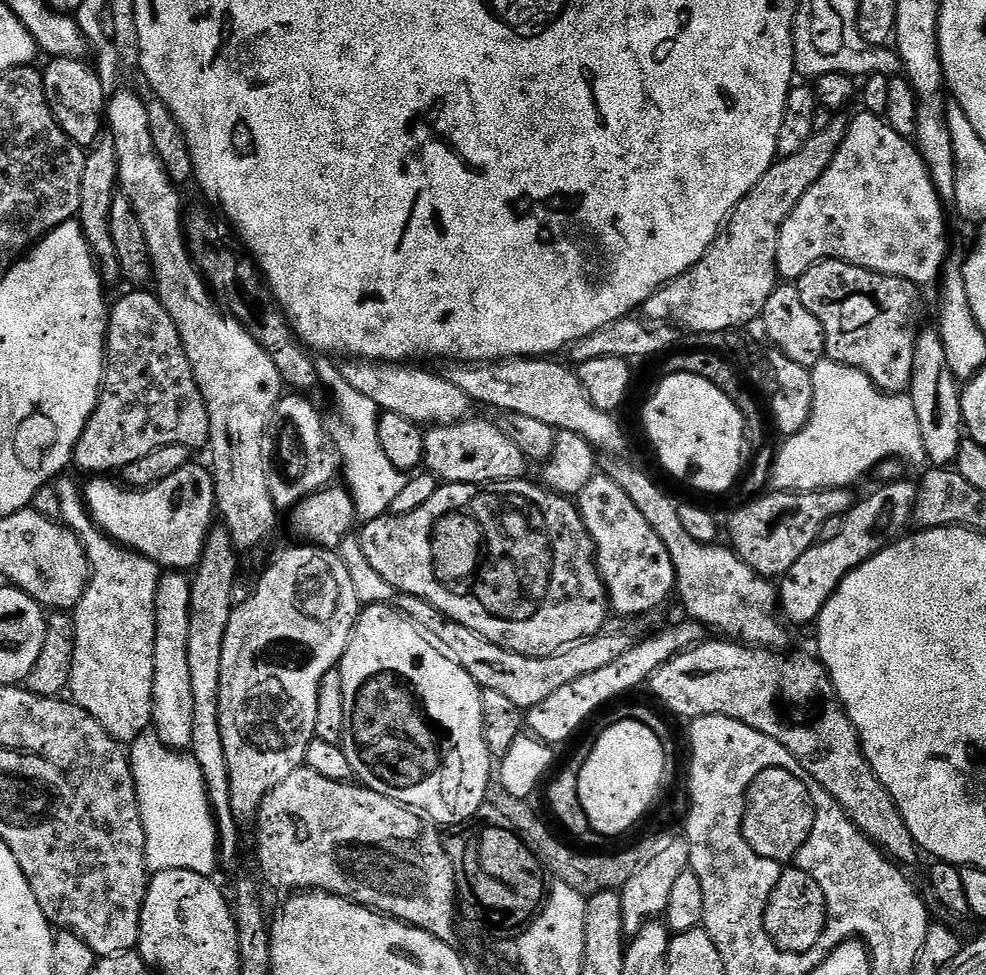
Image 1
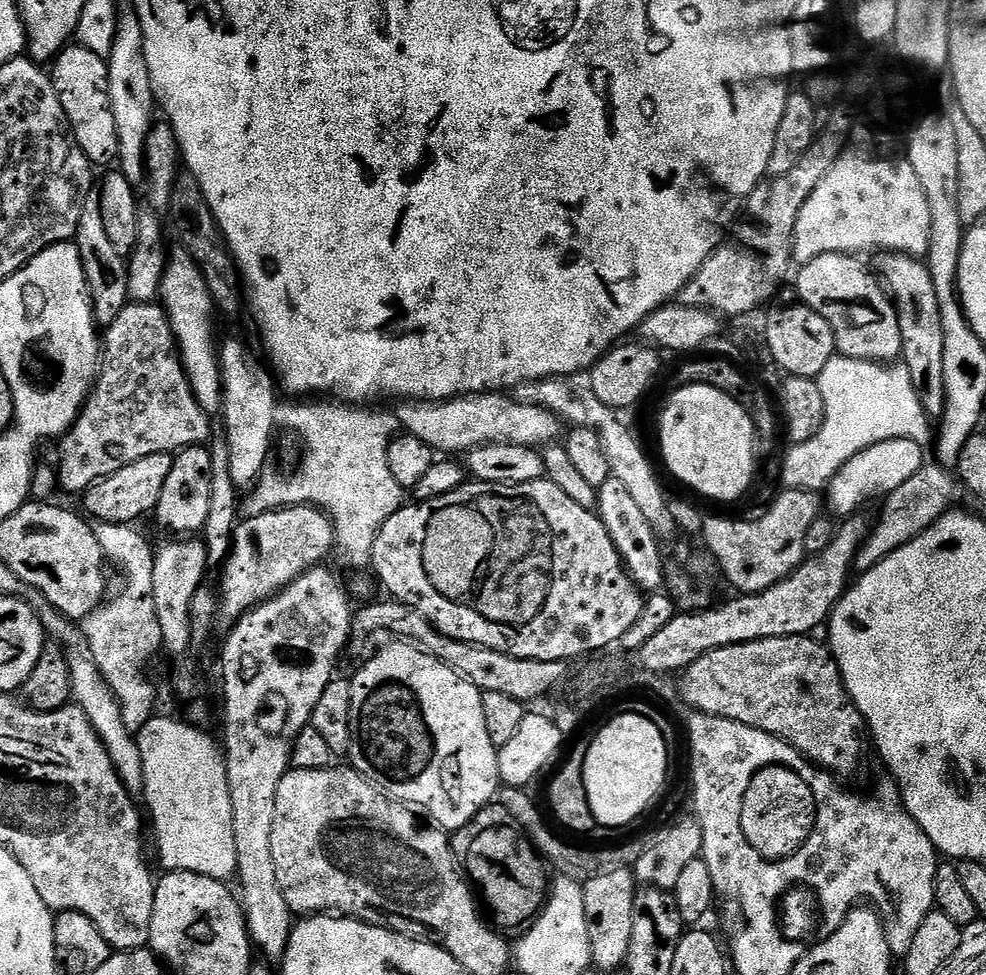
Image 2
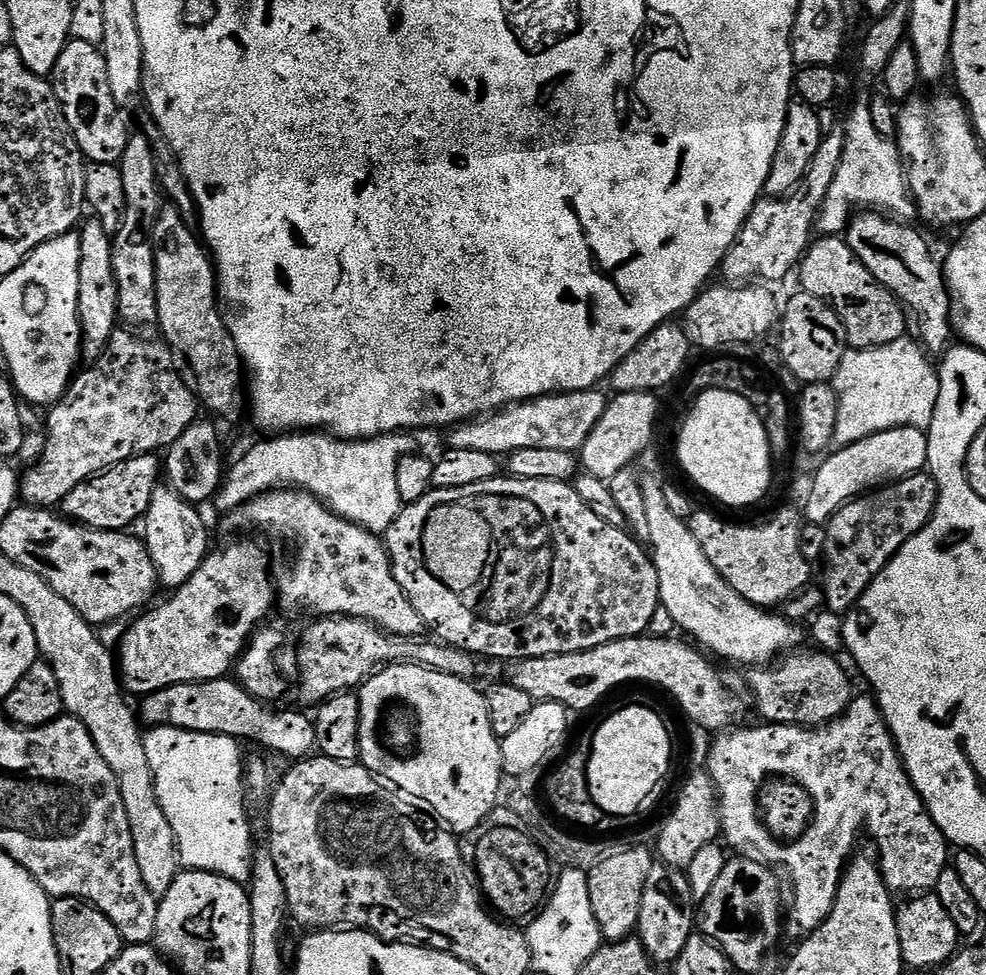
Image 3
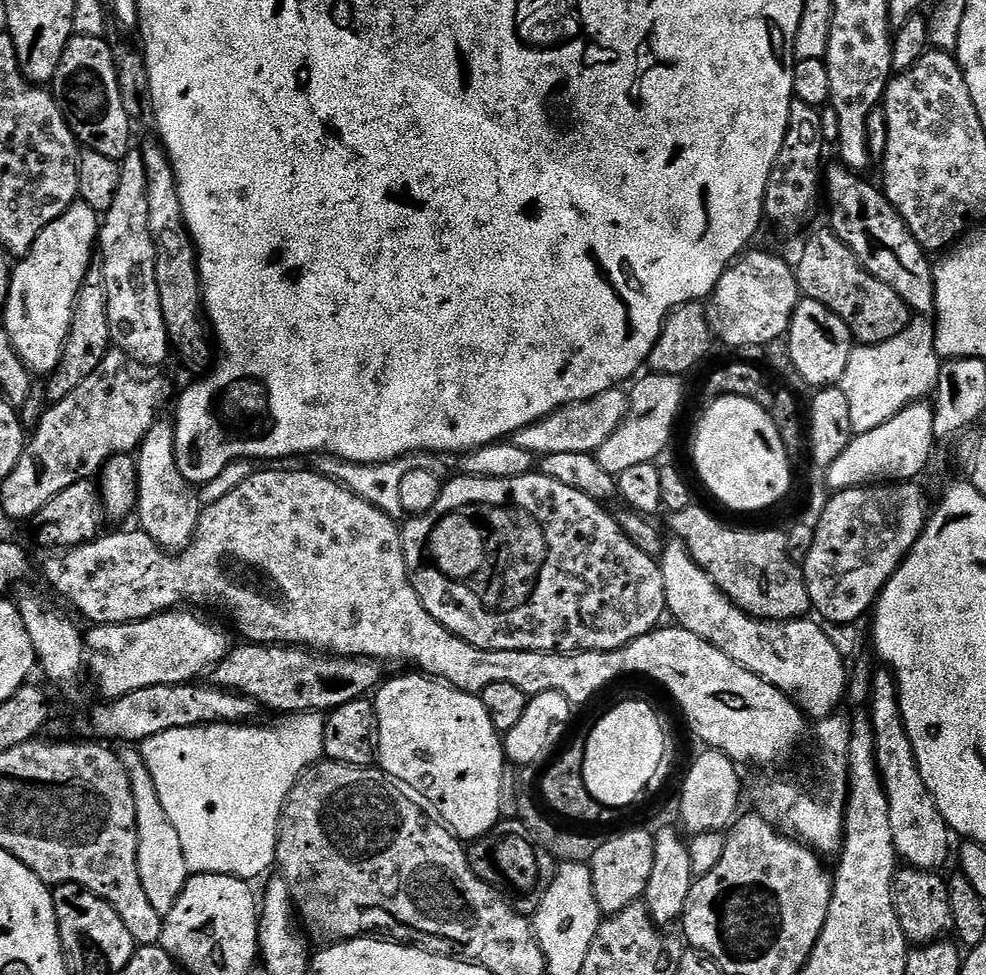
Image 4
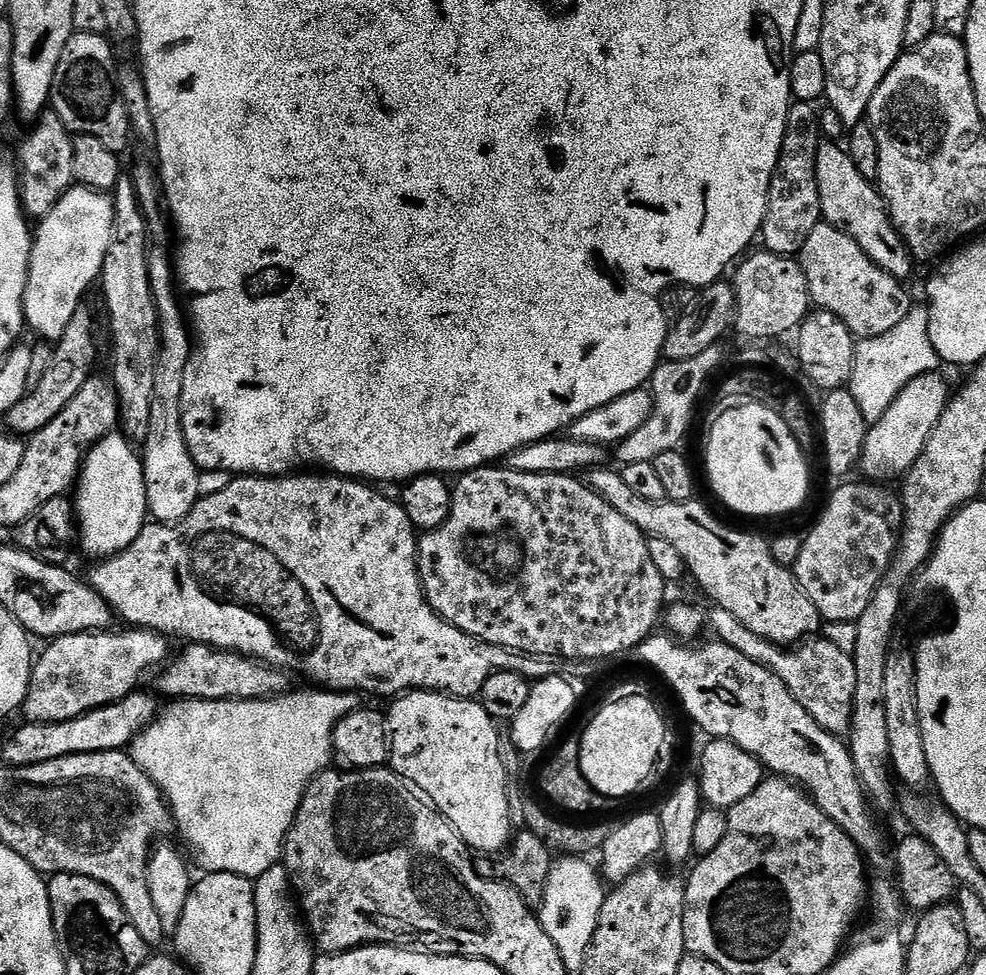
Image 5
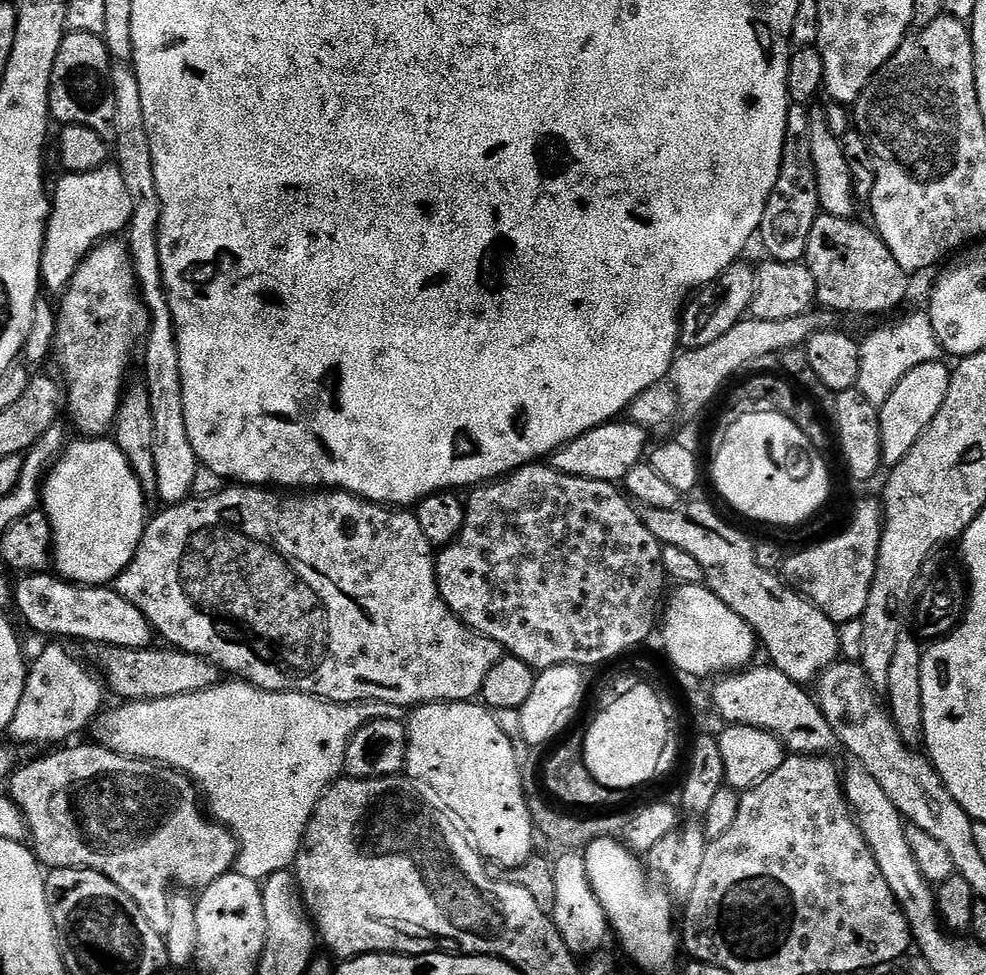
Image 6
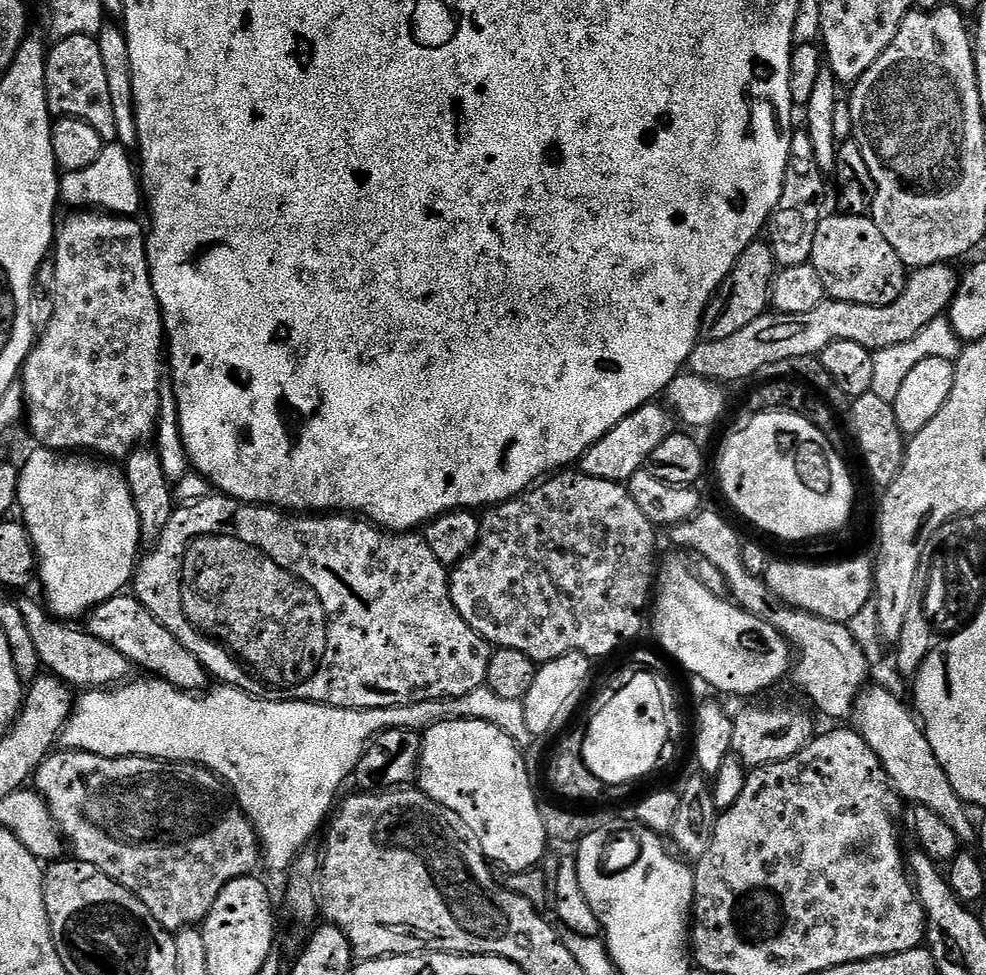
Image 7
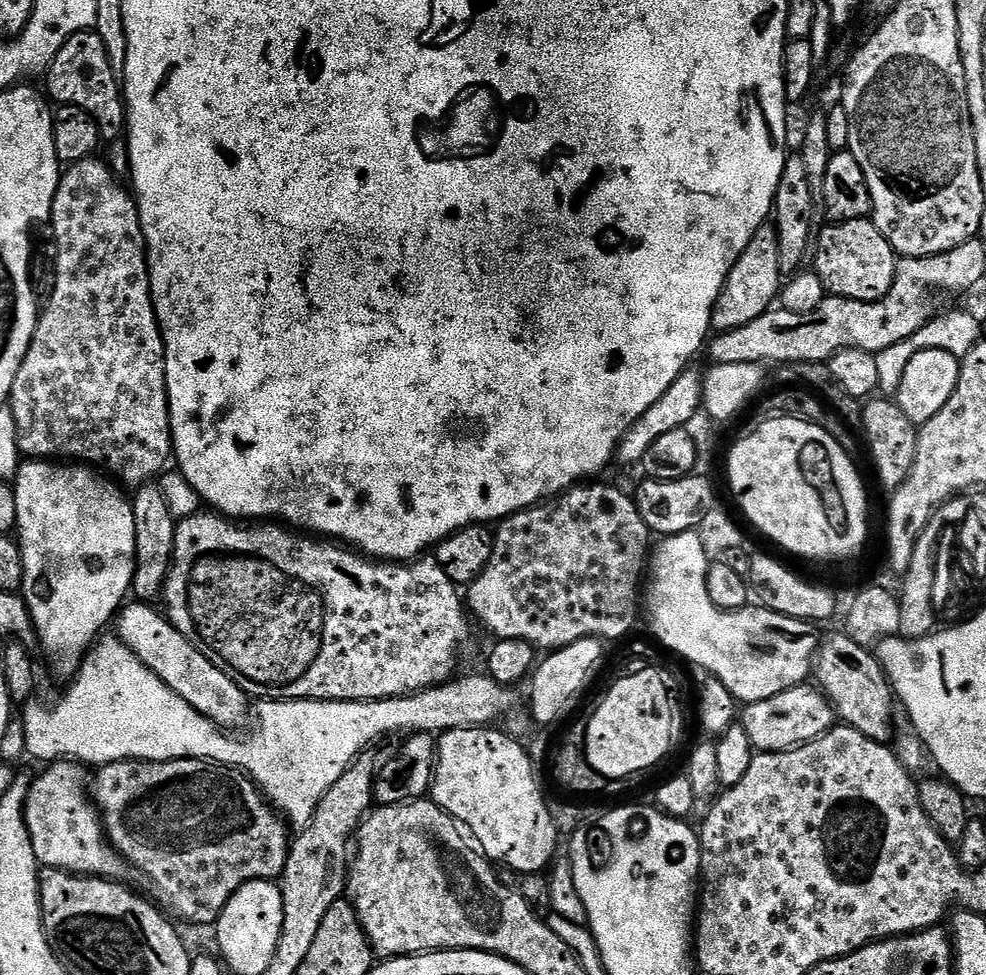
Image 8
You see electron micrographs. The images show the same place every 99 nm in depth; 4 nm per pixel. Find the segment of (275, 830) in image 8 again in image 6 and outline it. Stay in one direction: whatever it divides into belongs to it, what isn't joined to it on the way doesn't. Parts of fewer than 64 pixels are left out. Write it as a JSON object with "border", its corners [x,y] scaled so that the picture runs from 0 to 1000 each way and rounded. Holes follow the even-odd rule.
{"border":[[[97,761],[85,763],[82,767],[69,766],[73,765],[65,765],[60,769],[50,770],[53,771],[50,775],[45,775],[42,779],[32,779],[29,784],[27,781],[12,793],[11,799],[6,804],[7,815],[20,828],[20,834],[24,836],[26,853],[30,858],[30,869],[37,875],[37,881],[49,892],[54,890],[90,890],[108,901],[112,901],[112,905],[116,905],[116,909],[120,909],[120,913],[128,913],[128,917],[132,917],[132,921],[138,926],[140,933],[144,933],[148,946],[152,946],[152,950],[156,950],[156,954],[164,958],[172,950],[170,921],[176,909],[183,913],[211,911],[221,901],[225,901],[229,895],[238,891],[239,877],[243,875],[243,867],[239,865],[239,859],[233,850],[228,849],[220,841],[216,841],[214,836],[208,832],[204,825],[204,813],[198,803],[186,792],[181,792],[176,788],[152,779],[140,779],[124,775],[121,771],[113,771],[112,768]]]}

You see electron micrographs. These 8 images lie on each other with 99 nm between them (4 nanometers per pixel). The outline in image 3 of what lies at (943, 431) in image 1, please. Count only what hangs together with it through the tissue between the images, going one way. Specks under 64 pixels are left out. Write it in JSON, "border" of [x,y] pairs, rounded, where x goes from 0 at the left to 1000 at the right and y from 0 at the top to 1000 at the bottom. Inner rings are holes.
{"border":[[[876,215],[865,221],[858,235],[858,245],[862,256],[872,266],[874,273],[878,273],[878,277],[882,277],[882,281],[886,281],[888,288],[913,309],[913,315],[917,317],[920,344],[928,349],[938,361],[956,363],[963,356],[961,348],[968,345],[966,302],[961,297],[961,288],[957,285],[954,268],[952,266],[949,268],[945,264],[944,252],[927,235],[921,233],[925,232],[908,224],[902,224],[887,215]]]}

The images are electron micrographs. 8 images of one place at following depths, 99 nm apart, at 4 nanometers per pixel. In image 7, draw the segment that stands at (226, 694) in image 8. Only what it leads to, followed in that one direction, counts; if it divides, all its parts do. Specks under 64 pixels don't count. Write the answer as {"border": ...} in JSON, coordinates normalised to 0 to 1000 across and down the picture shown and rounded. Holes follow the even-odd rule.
{"border":[[[137,610],[114,611],[88,629],[88,636],[87,646],[95,650],[95,654],[112,658],[112,663],[116,663],[120,671],[128,671],[130,678],[139,686],[147,685],[150,688],[147,690],[168,702],[175,702],[184,710],[199,712],[212,705],[211,686],[201,679],[197,671],[193,671],[193,667],[189,667],[189,663],[185,663],[185,658],[181,658],[181,654],[176,654],[176,650],[172,650],[172,646],[168,646],[168,642],[164,642],[164,638],[160,638],[160,634],[156,634],[156,630],[152,630],[152,626],[148,626],[148,622],[144,622]]]}

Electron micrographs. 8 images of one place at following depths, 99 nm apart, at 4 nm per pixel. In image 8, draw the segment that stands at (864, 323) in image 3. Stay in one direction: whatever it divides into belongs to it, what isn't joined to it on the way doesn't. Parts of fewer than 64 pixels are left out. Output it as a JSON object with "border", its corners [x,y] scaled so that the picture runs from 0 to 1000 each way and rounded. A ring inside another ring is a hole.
{"border":[[[883,225],[840,230],[833,233],[829,241],[829,263],[826,268],[826,277],[830,285],[834,285],[837,301],[842,304],[853,304],[870,310],[886,310],[903,302],[903,293],[907,293],[911,261],[899,248],[899,244],[884,229]]]}

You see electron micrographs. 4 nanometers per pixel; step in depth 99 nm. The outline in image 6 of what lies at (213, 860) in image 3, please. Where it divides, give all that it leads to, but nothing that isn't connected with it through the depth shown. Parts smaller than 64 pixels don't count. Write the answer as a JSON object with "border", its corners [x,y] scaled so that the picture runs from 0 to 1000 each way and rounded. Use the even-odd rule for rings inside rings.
{"border":[[[224,699],[213,708],[181,716],[123,721],[118,724],[122,726],[106,729],[100,735],[99,759],[113,771],[165,784],[194,798],[205,813],[215,840],[233,850],[243,867],[238,893],[267,905],[274,896],[293,893],[299,887],[310,847],[323,823],[329,811],[346,799],[351,767],[361,750],[376,738],[410,738],[412,730],[382,718],[371,722],[339,722],[305,710],[271,710],[257,702],[235,701],[239,702]]]}

